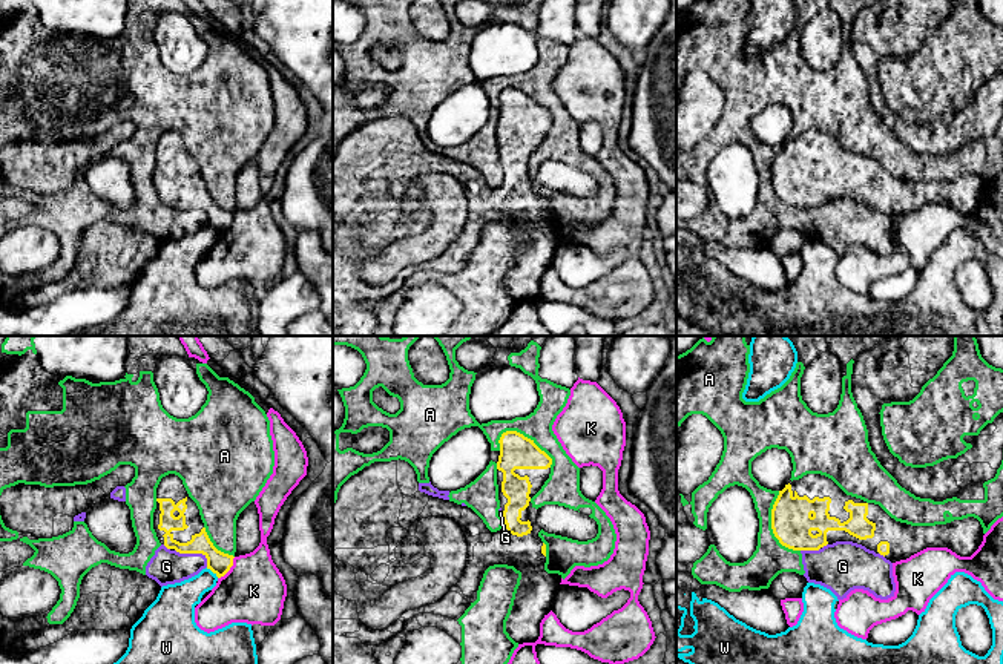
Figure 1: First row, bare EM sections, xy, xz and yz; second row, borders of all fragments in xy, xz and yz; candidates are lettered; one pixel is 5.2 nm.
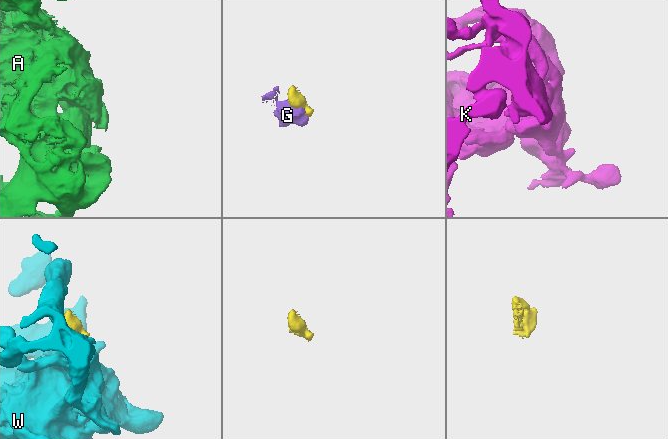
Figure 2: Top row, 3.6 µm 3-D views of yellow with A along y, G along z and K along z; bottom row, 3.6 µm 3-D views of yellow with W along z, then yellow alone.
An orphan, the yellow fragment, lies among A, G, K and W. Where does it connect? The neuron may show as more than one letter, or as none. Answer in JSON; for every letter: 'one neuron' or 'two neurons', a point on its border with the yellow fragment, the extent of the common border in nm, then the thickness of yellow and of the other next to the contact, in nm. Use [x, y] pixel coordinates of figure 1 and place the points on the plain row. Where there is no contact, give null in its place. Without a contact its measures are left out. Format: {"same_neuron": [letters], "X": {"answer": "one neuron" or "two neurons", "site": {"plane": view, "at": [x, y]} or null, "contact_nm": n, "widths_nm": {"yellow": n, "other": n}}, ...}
{"same_neuron": [], "A": {"answer": "two neurons", "site": {"plane": "xz", "at": [529, 95]}, "contact_nm": 320, "widths_nm": {"yellow": 180, "other": 150}}, "G": {"answer": "two neurons", "site": {"plane": "xy", "at": [195, 209]}, "contact_nm": 200, "widths_nm": {"yellow": 120, "other": 180}}, "K": {"answer": "two neurons", "site": {"plane": "xy", "at": [229, 226]}, "contact_nm": 150, "widths_nm": {"yellow": 120, "other": 340}}, "W": {"answer": "two neurons", "site": {"plane": "xy", "at": [212, 227]}, "contact_nm": 90, "widths_nm": {"yellow": 120, "other": 190}}}

